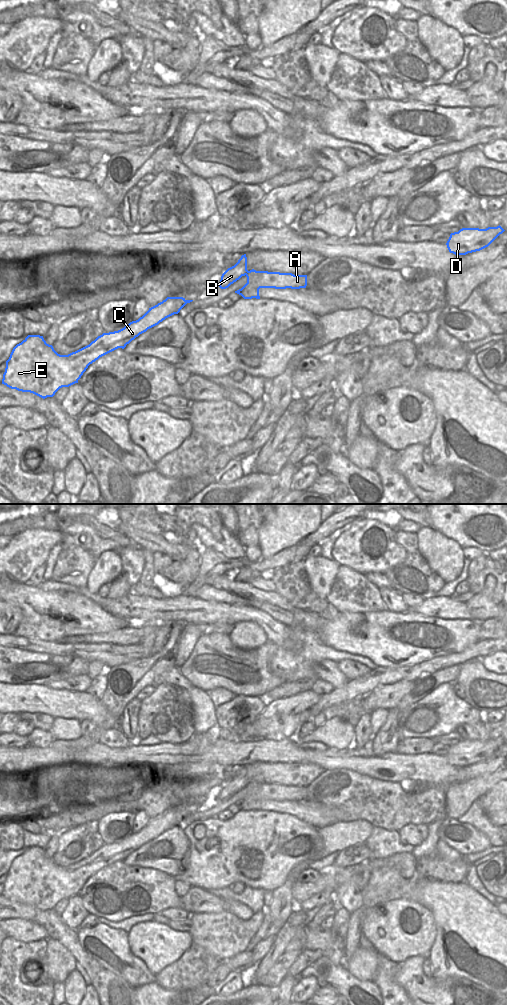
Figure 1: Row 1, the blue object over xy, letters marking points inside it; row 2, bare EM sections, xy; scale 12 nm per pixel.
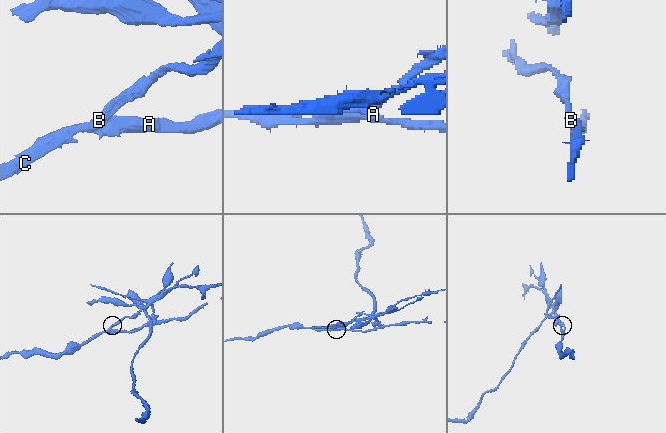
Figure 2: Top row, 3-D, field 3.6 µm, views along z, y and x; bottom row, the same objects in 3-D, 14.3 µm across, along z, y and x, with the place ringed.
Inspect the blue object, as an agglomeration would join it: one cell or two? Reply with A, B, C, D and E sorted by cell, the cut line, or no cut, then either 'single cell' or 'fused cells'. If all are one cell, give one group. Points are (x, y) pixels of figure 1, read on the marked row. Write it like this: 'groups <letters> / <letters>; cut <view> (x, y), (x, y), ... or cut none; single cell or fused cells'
groups A C D E / B; cut xy (248, 271), (245, 274); fused cells

